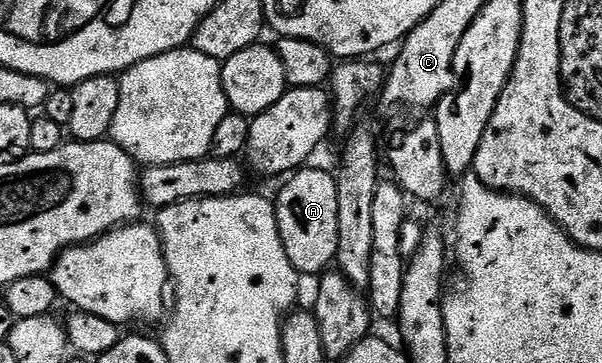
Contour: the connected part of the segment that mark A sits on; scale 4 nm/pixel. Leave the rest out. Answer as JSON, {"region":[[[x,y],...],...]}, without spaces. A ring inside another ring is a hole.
{"region":[[[310,166],[297,170],[274,202],[278,233],[290,265],[294,265],[301,276],[319,277],[335,264],[338,253],[338,185],[331,170],[319,171]]]}

